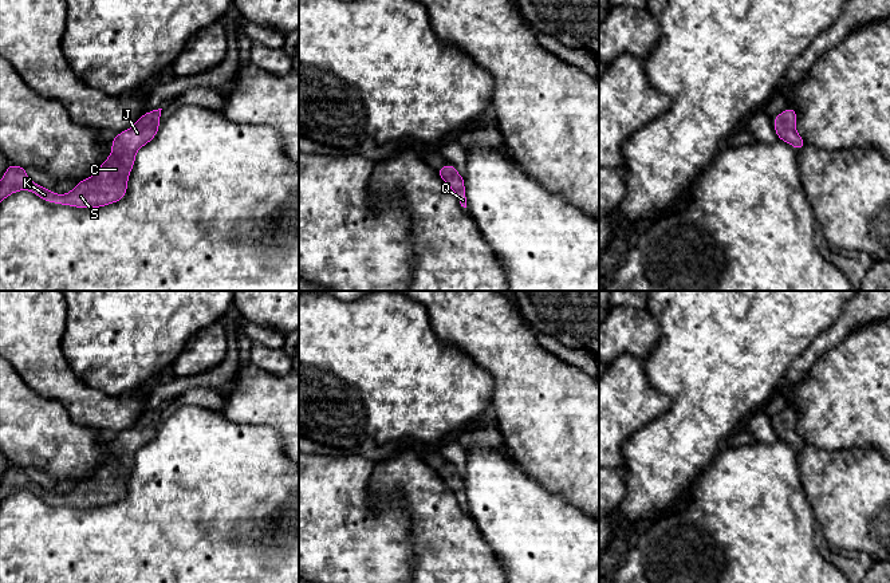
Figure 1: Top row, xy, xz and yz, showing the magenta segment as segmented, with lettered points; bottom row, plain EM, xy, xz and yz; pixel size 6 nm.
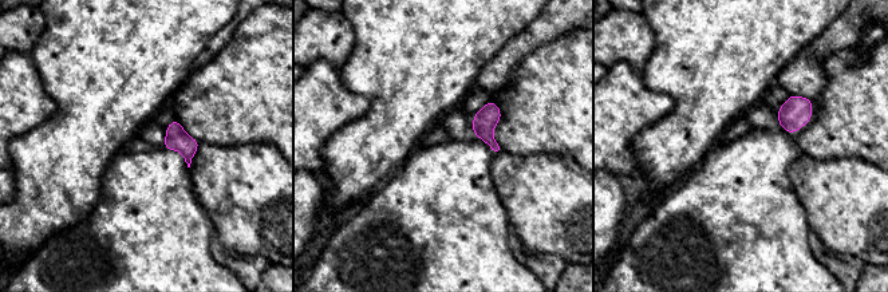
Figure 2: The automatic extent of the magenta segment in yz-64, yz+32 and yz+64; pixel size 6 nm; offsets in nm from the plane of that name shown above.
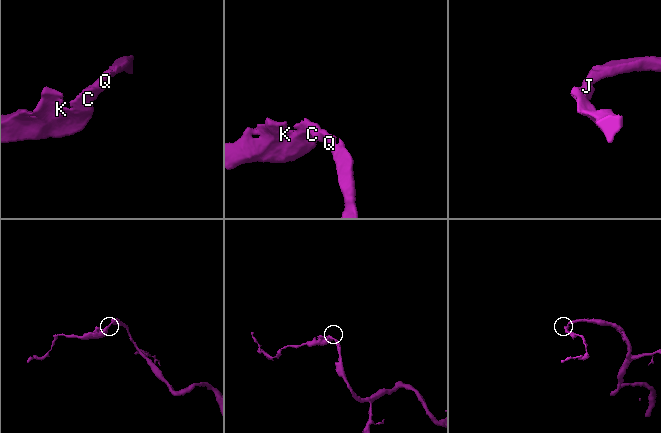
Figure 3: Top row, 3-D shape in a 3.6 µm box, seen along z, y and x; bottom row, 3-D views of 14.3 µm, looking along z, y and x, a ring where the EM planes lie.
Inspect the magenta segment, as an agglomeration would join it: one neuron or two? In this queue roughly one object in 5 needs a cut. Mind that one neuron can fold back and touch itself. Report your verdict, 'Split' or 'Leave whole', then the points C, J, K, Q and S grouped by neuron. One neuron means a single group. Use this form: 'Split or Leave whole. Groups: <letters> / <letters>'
Leave whole. Groups: C J K Q S

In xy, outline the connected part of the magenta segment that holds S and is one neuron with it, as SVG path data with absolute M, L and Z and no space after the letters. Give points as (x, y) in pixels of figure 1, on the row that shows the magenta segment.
M161 110L145 113L133 127L118 133L111 141L110 157L92 177L79 181L67 194L47 190L28 178L25 168L9 164L0 181L0 202L19 190L31 190L44 201L75 208L101 208L122 200L126 196L135 153L155 137L160 129Z

